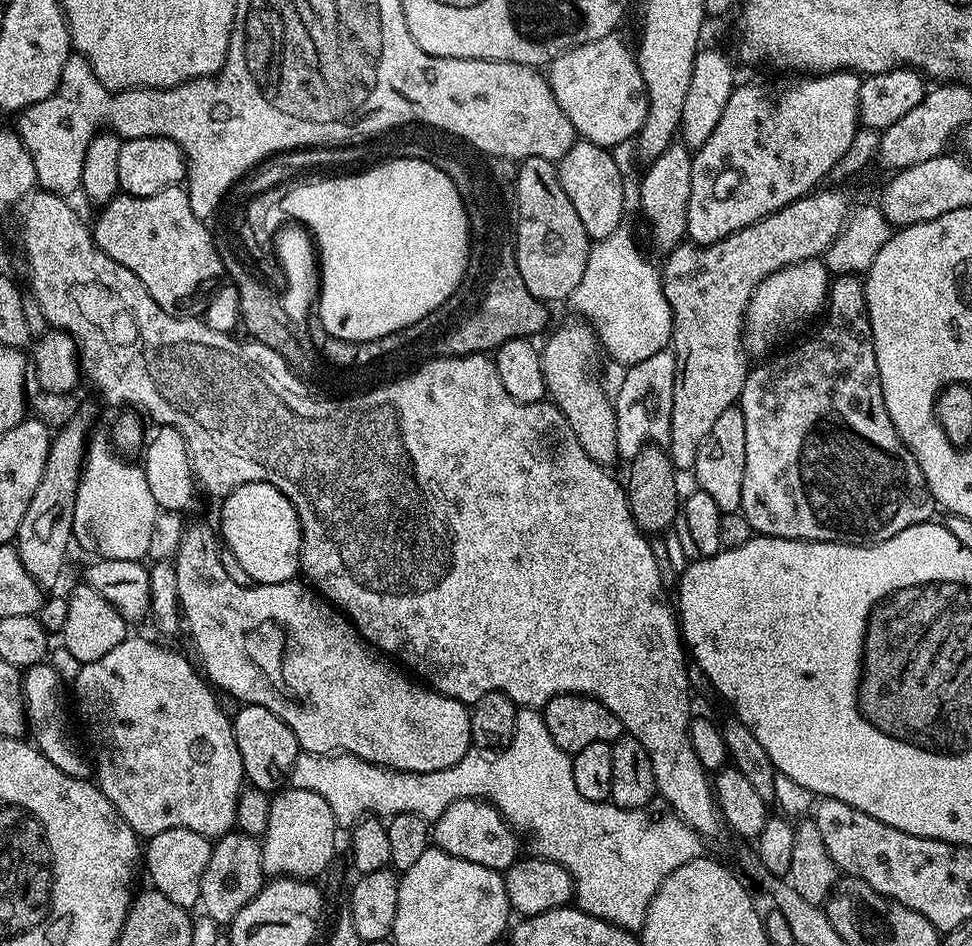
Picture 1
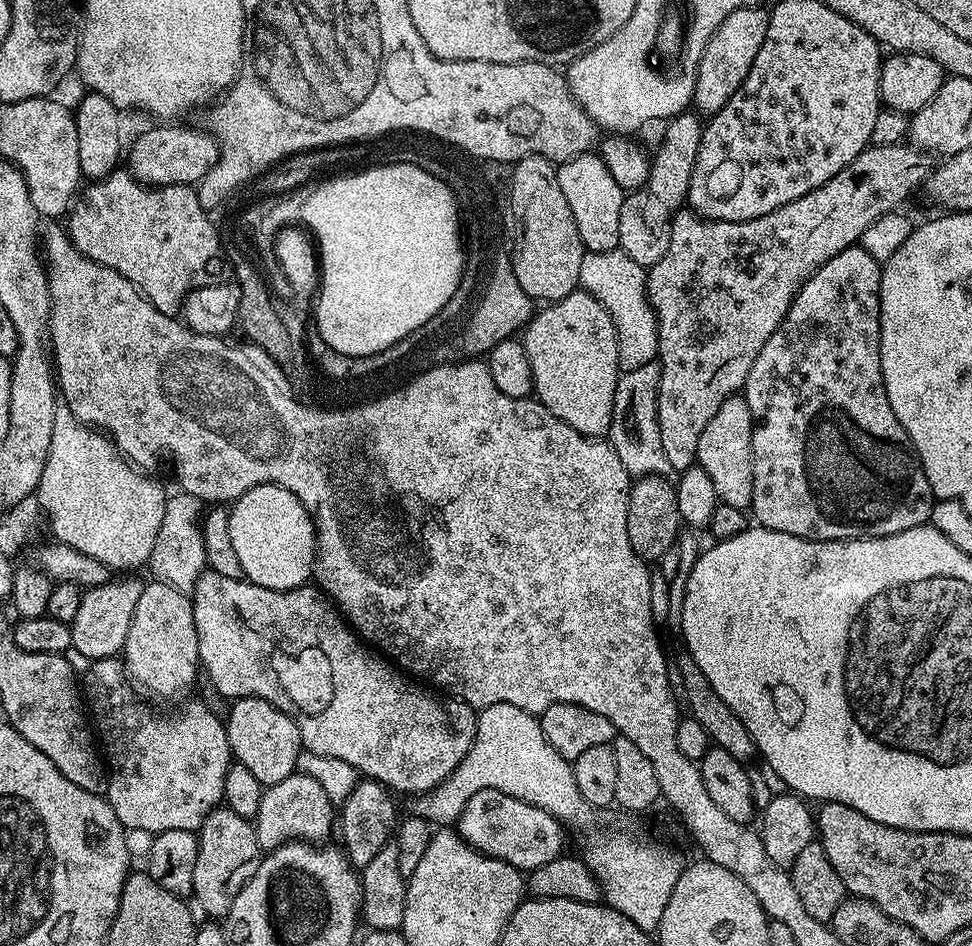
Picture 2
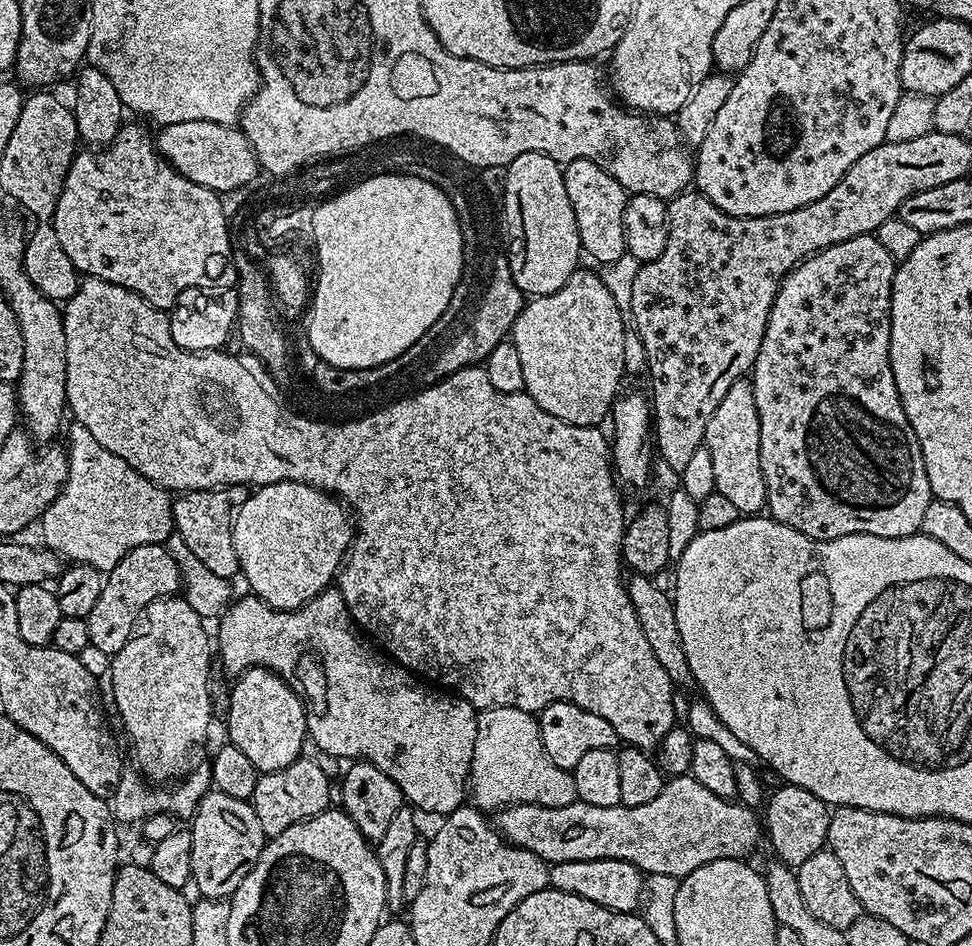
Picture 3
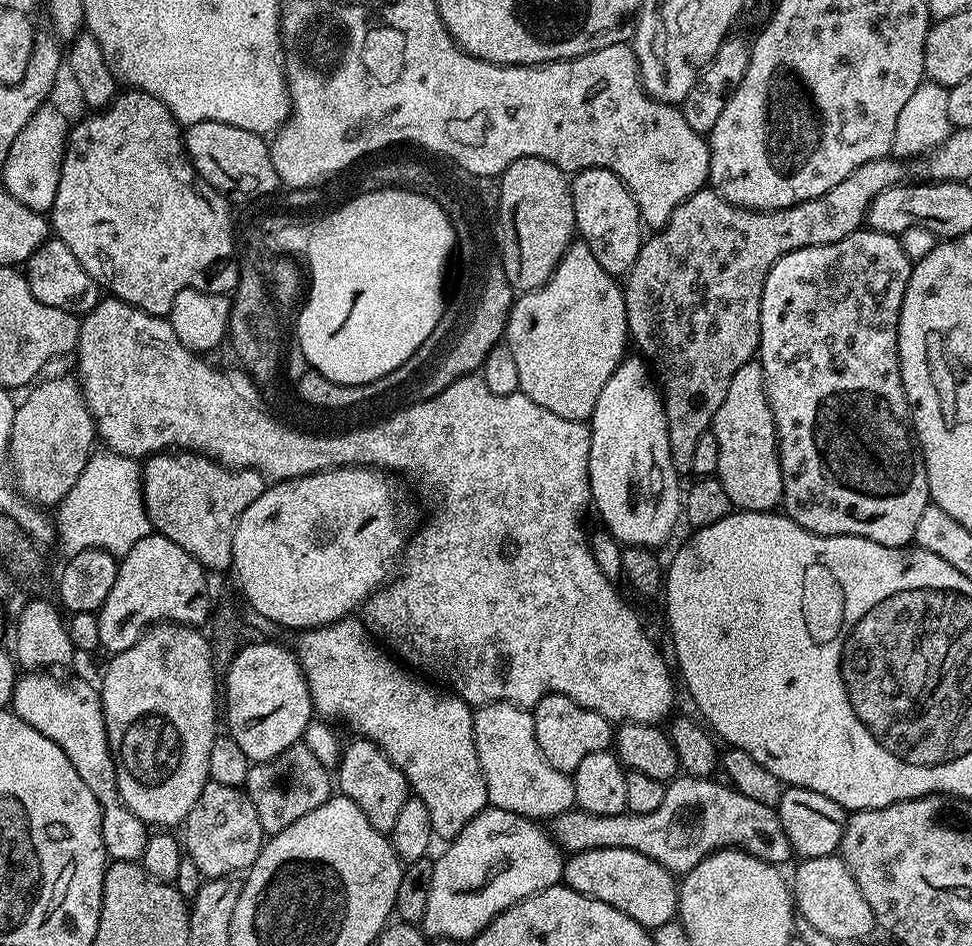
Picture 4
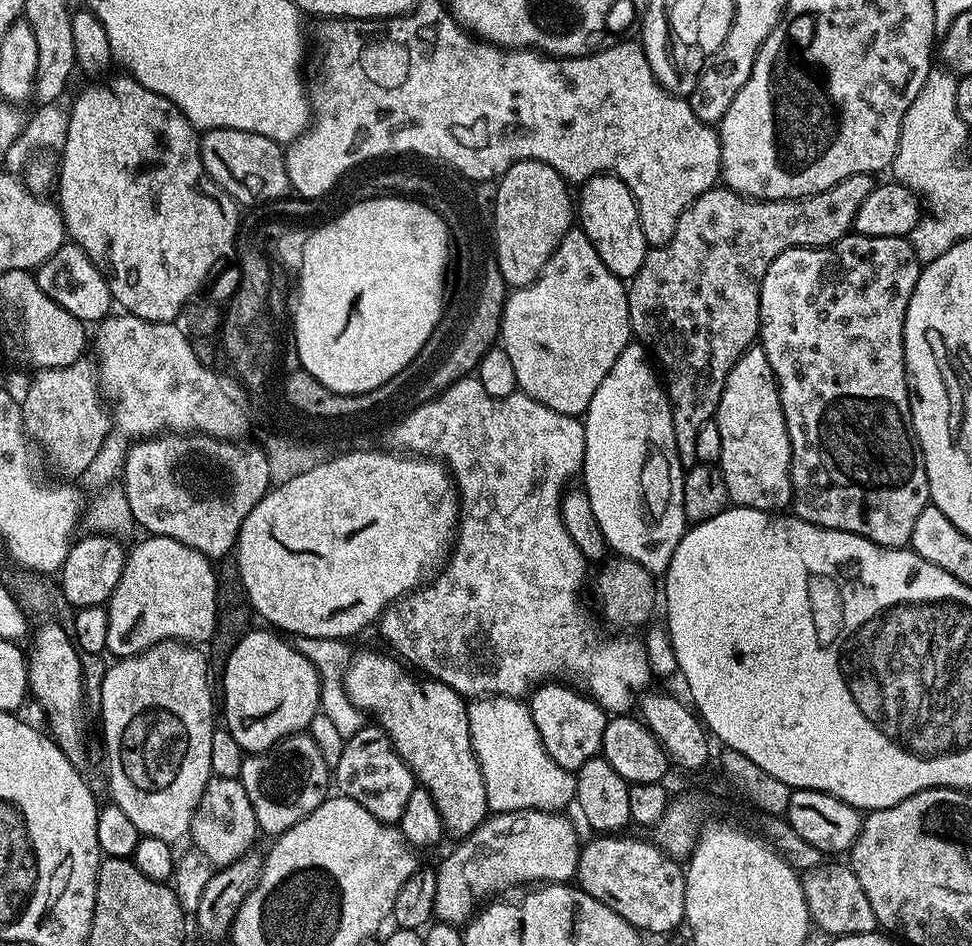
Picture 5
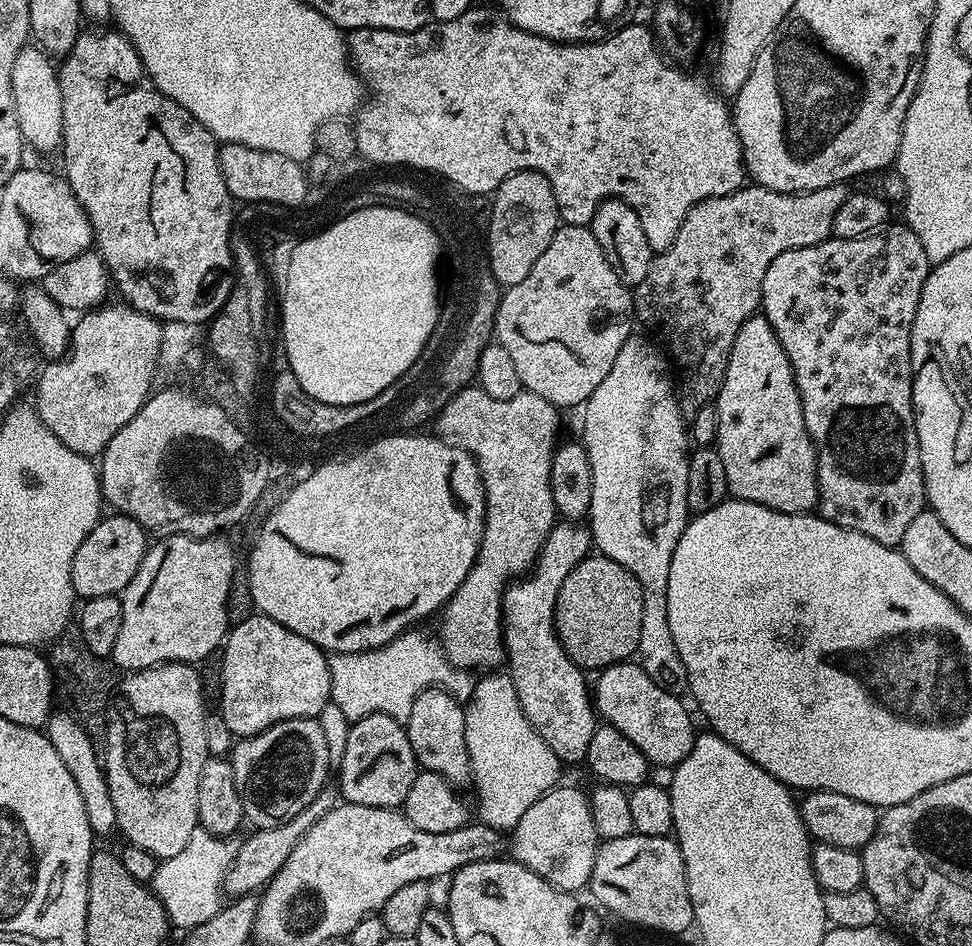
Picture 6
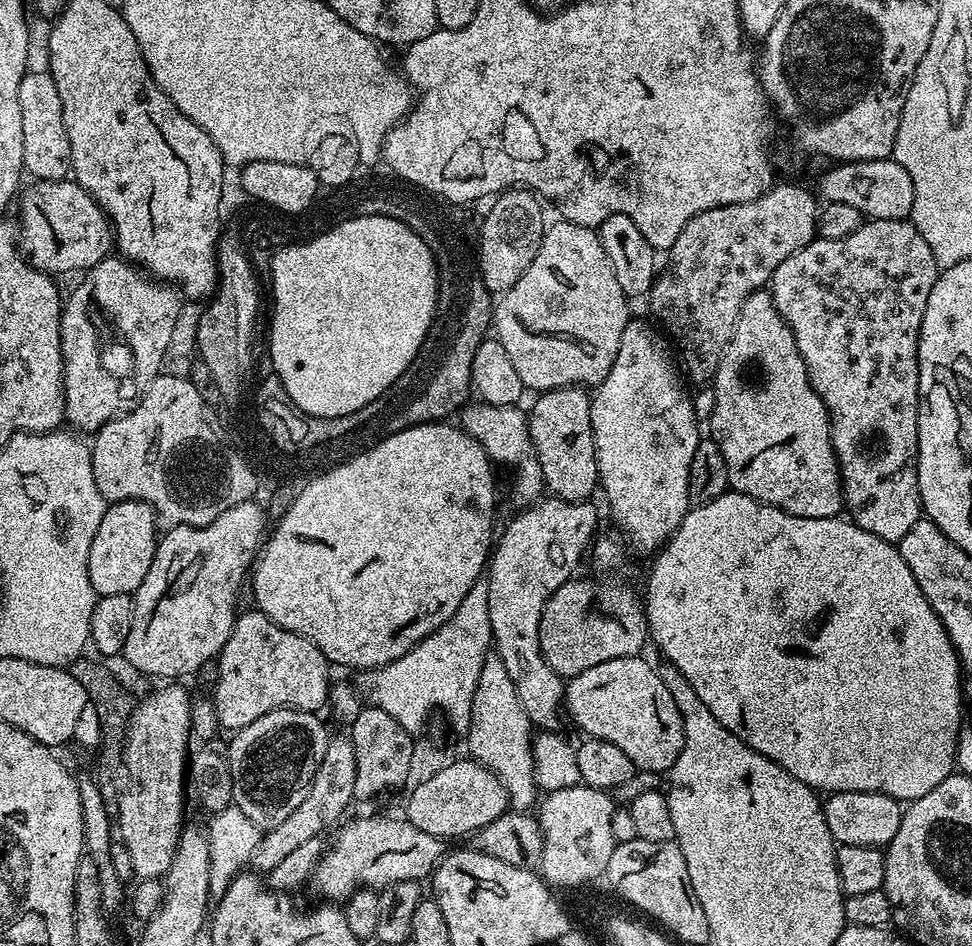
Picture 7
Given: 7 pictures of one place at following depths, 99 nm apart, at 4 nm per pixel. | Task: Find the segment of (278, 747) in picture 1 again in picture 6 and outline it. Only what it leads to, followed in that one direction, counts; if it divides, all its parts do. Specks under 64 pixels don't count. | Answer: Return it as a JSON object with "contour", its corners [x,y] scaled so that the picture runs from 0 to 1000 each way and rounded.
{"contour":[[[271,649],[255,651],[234,669],[228,682],[228,705],[228,738],[224,745],[224,755],[233,763],[233,767],[237,767],[239,777],[243,780],[263,778],[291,761],[312,757],[328,758],[331,746],[341,741],[340,708],[333,686],[311,674],[311,670],[294,666],[294,662]]]}

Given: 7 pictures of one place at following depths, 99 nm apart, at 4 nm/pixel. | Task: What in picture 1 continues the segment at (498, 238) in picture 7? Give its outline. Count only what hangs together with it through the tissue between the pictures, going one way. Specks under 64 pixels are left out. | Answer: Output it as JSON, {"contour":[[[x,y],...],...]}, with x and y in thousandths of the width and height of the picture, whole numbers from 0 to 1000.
{"contour":[[[540,165],[534,170],[531,220],[531,276],[533,290],[537,290],[537,298],[541,298],[541,307],[561,319],[583,318],[591,302],[599,298],[607,255],[603,239],[599,239],[591,217],[586,209],[582,209],[582,201],[578,201],[569,170],[552,165]]]}

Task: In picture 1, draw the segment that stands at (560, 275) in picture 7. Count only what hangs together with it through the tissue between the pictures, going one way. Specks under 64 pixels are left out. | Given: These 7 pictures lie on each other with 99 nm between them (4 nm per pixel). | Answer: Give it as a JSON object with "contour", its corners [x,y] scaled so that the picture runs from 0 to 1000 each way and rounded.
{"contour":[[[604,340],[580,342],[556,368],[558,395],[564,409],[563,418],[567,426],[586,446],[586,455],[599,467],[599,476],[611,484],[611,488],[630,493],[635,488],[636,442],[628,419],[621,415],[619,407],[613,403],[613,372],[618,371],[613,350]]]}

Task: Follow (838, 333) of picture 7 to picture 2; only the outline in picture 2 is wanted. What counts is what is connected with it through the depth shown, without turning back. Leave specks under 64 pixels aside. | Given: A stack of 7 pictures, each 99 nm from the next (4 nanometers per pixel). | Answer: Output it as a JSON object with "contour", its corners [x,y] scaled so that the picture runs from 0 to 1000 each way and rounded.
{"contour":[[[884,260],[866,264],[866,268],[858,268],[858,273],[847,279],[815,314],[815,321],[811,325],[806,340],[796,349],[796,353],[792,353],[788,366],[784,366],[784,374],[780,374],[780,378],[776,378],[776,387],[772,387],[763,418],[772,429],[774,439],[776,522],[772,541],[781,557],[800,560],[805,564],[817,564],[826,571],[888,571],[919,567],[956,553],[961,532],[959,515],[947,492],[942,474],[936,467],[932,455],[928,455],[928,446],[924,446],[920,433],[916,433],[916,421],[912,421],[905,386],[906,282],[906,276],[898,267]]]}

